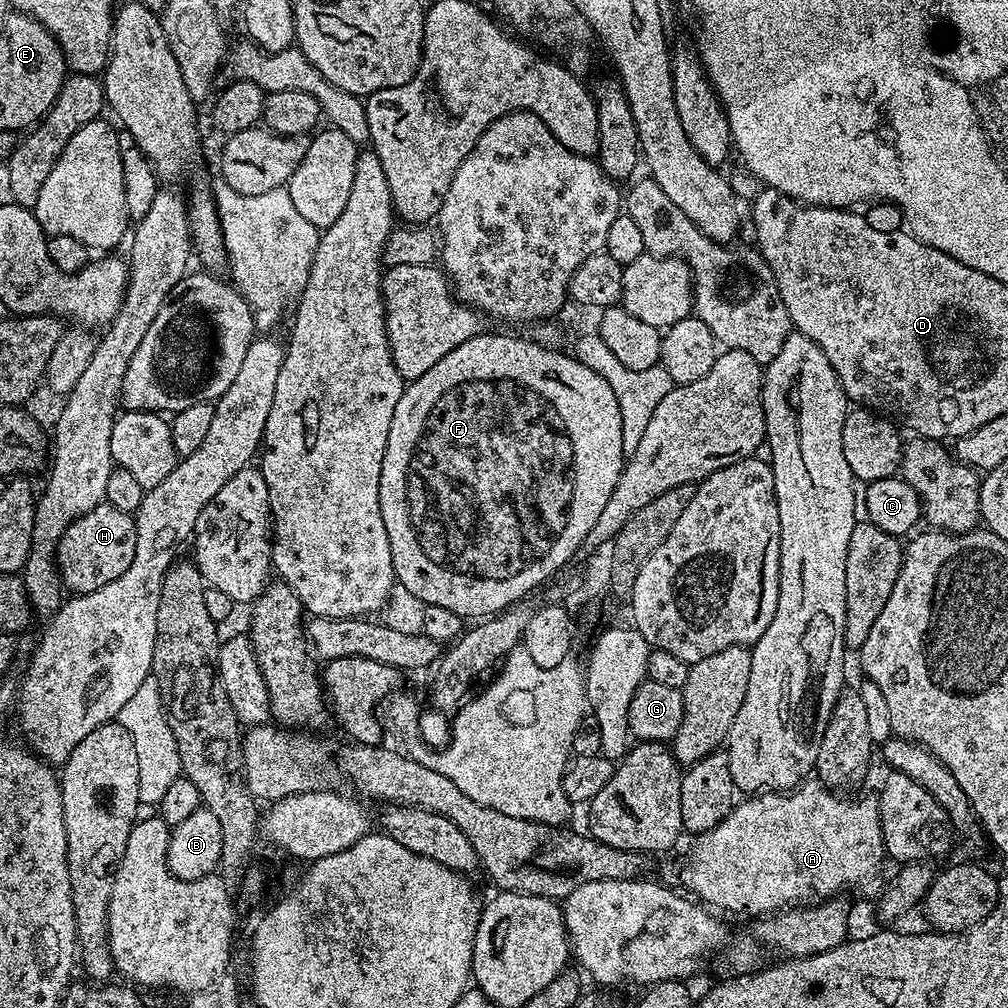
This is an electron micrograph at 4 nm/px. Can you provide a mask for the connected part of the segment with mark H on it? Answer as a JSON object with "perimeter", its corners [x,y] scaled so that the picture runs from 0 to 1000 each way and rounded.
{"perimeter":[[[106,498],[93,502],[85,510],[81,510],[63,527],[56,540],[56,566],[60,568],[61,580],[68,588],[92,587],[117,573],[117,569],[125,569],[125,565],[133,558],[133,538],[135,537],[135,517],[132,509],[113,506]]]}

